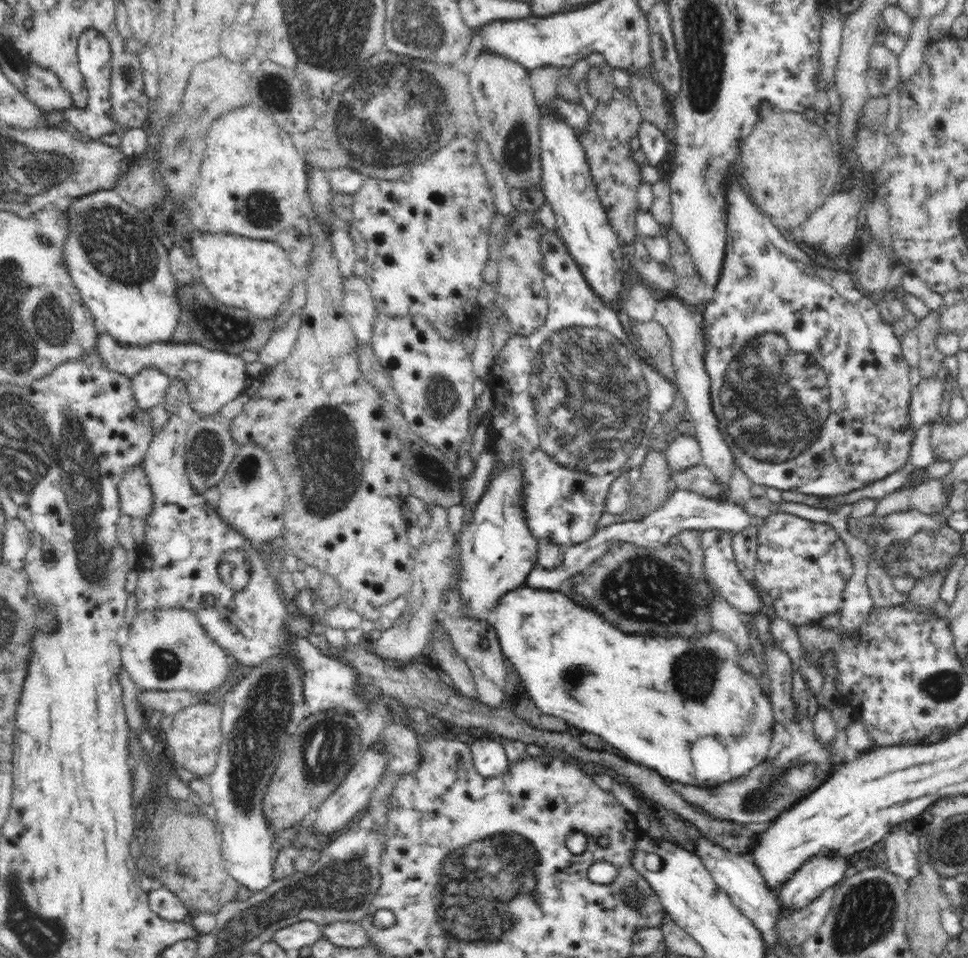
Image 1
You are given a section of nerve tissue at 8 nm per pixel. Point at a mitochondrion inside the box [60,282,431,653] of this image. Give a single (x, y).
(328, 475)

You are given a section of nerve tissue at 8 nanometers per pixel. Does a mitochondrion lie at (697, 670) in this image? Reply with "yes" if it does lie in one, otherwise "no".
yes

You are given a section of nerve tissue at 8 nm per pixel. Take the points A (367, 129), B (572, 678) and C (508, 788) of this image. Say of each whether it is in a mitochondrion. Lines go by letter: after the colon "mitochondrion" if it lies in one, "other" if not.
A: mitochondrion
B: mitochondrion
C: other

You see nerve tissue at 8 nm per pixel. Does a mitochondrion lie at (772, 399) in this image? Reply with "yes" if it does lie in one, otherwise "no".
yes

